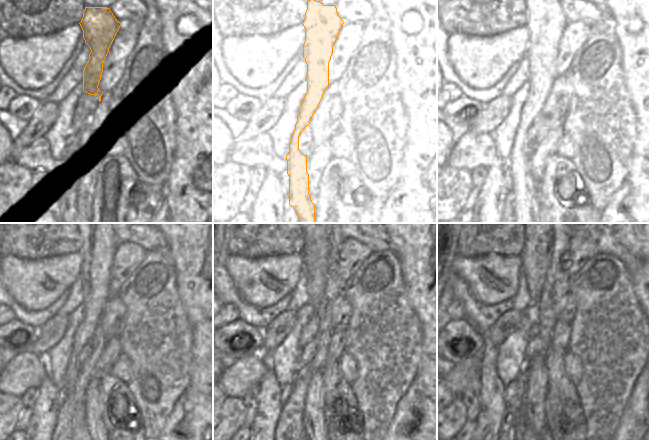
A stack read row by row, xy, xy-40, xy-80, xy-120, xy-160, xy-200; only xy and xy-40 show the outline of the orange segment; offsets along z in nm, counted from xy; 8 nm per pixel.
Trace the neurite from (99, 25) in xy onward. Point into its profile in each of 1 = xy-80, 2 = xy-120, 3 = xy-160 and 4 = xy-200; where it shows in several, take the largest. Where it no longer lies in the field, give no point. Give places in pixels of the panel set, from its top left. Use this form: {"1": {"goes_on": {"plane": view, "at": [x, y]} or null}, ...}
{"1": {"goes_on": {"plane": "xy-80", "at": [546, 20]}}, "2": {"goes_on": {"plane": "xy-120", "at": [98, 243]}}, "3": {"goes_on": {"plane": "xy-160", "at": [317, 246]}}, "4": {"goes_on": {"plane": "xy-200", "at": [534, 330]}}}

